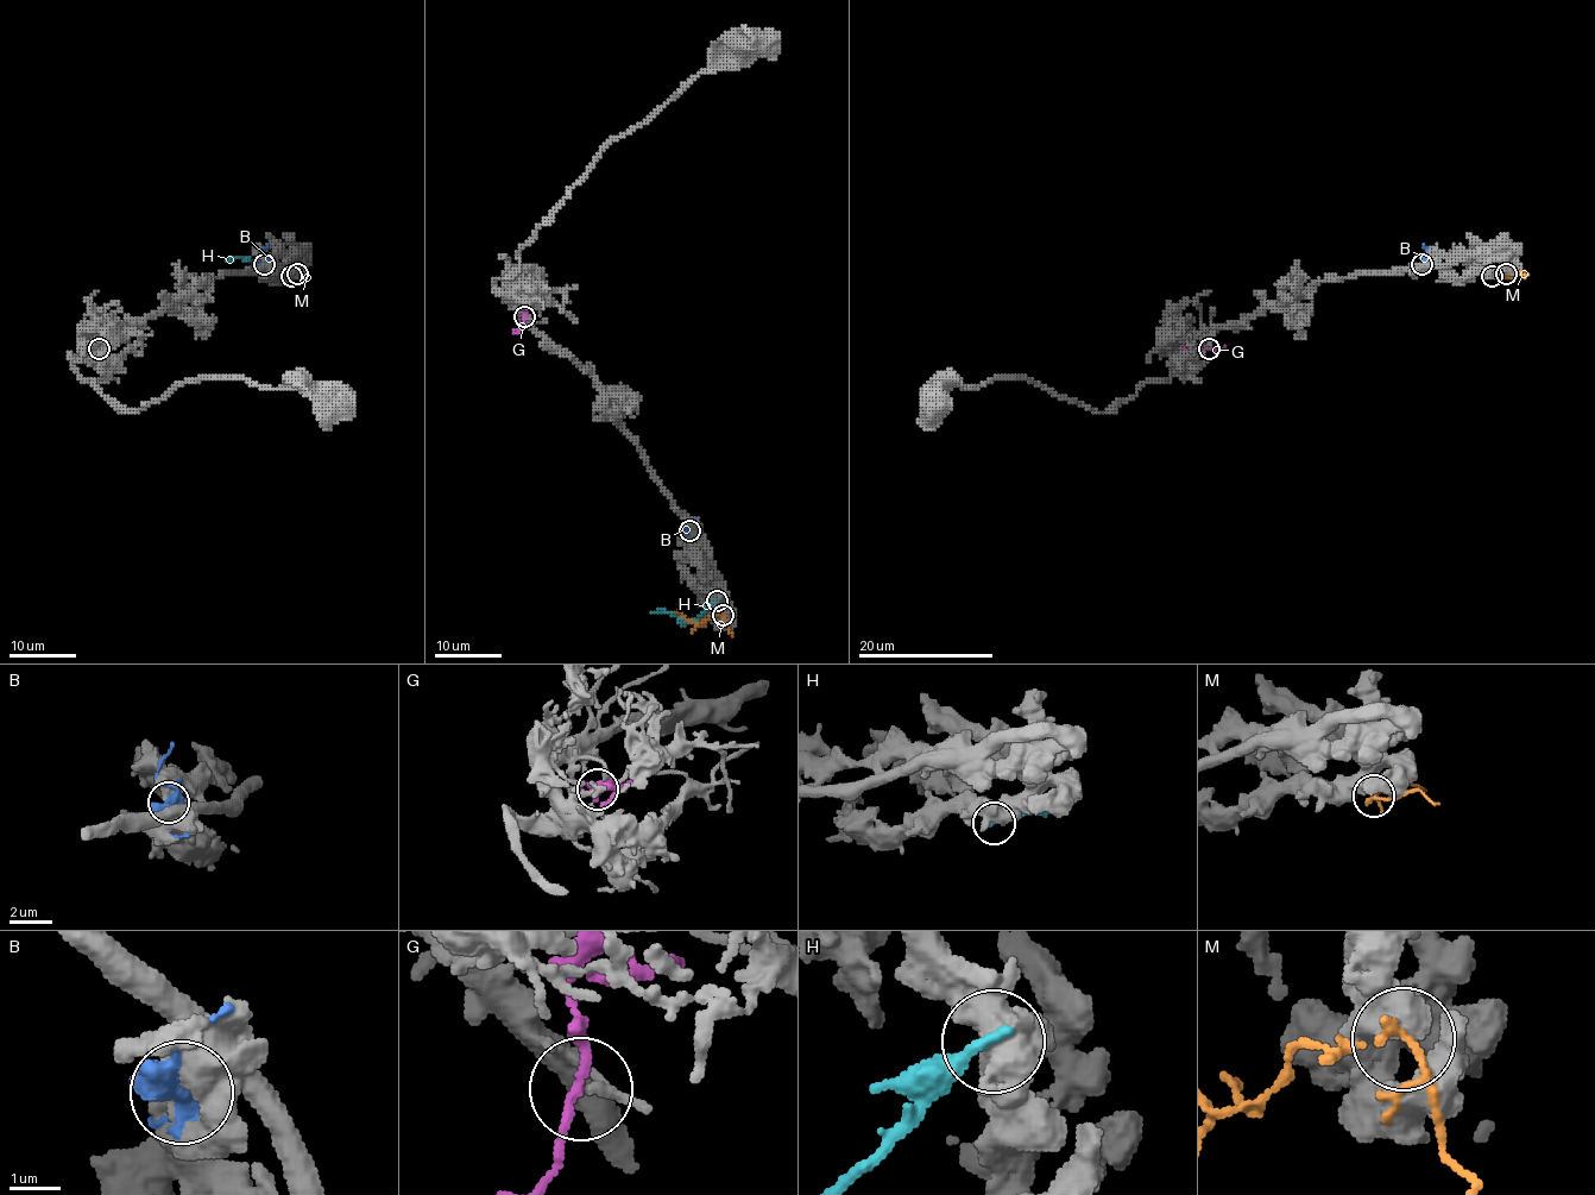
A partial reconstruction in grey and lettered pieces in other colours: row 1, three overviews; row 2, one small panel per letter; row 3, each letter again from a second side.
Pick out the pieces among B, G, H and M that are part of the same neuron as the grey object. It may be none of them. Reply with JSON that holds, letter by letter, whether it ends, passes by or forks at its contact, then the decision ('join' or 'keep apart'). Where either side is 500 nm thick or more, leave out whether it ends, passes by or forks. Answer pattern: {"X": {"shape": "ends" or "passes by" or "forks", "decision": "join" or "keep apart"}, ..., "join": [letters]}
{"B": {"shape": "forks", "decision": "keep apart"}, "G": {"shape": "passes by", "decision": "join"}, "H": {"decision": "keep apart"}, "M": {"decision": "keep apart"}, "join": ["G"]}

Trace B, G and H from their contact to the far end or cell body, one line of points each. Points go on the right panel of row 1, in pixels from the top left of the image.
B: (1423, 263), (1426, 260), (1423, 245)
G: (1209, 347), (1191, 346), (1193, 354)
H: (1492, 275), (1513, 266), (1504, 258), (1505, 262)

